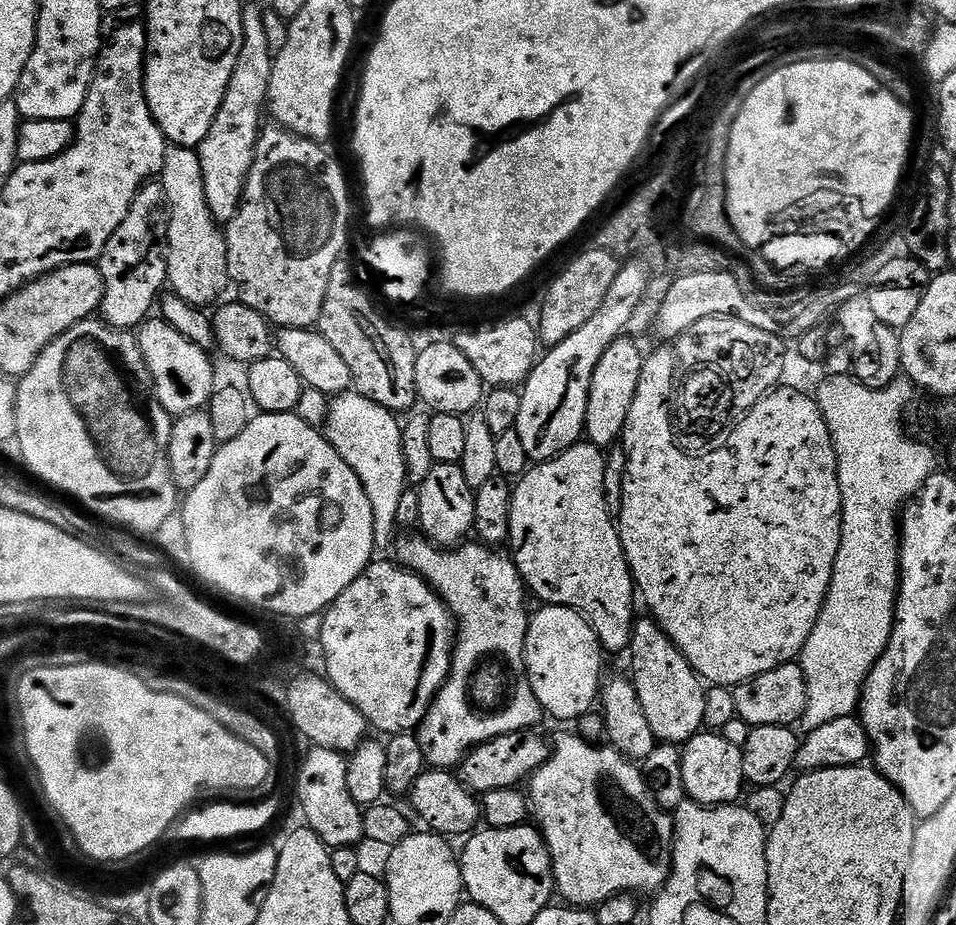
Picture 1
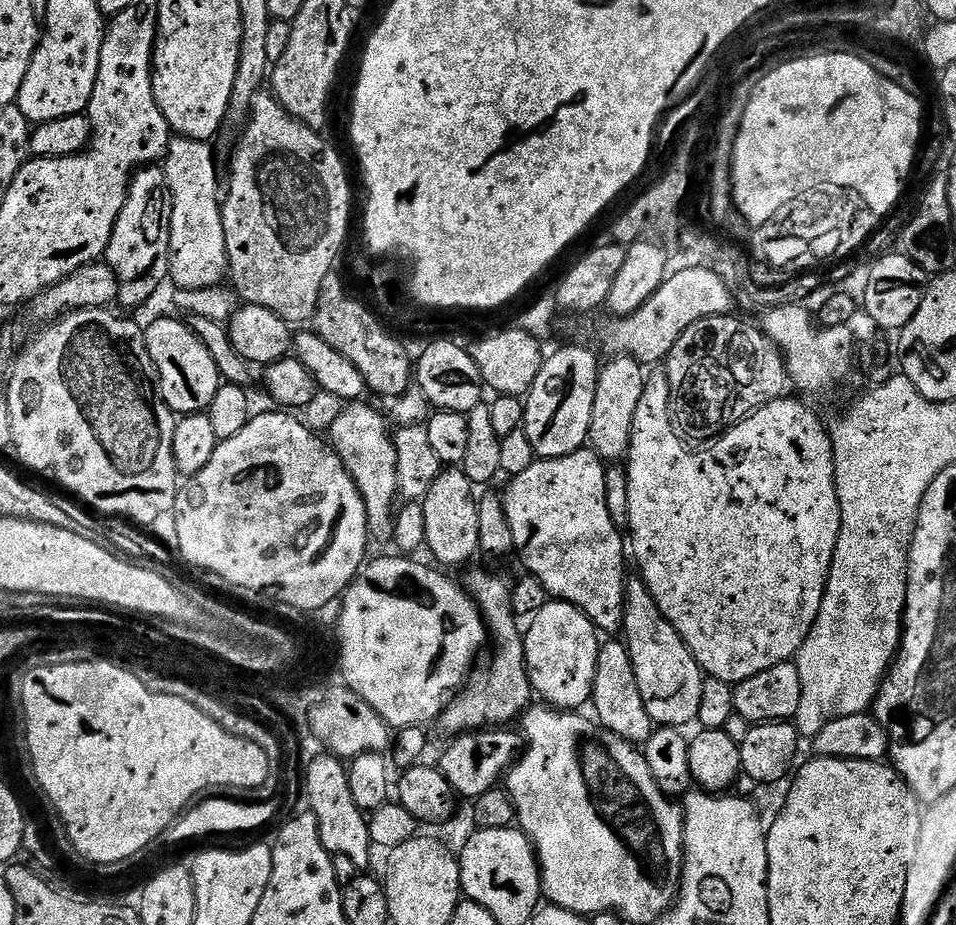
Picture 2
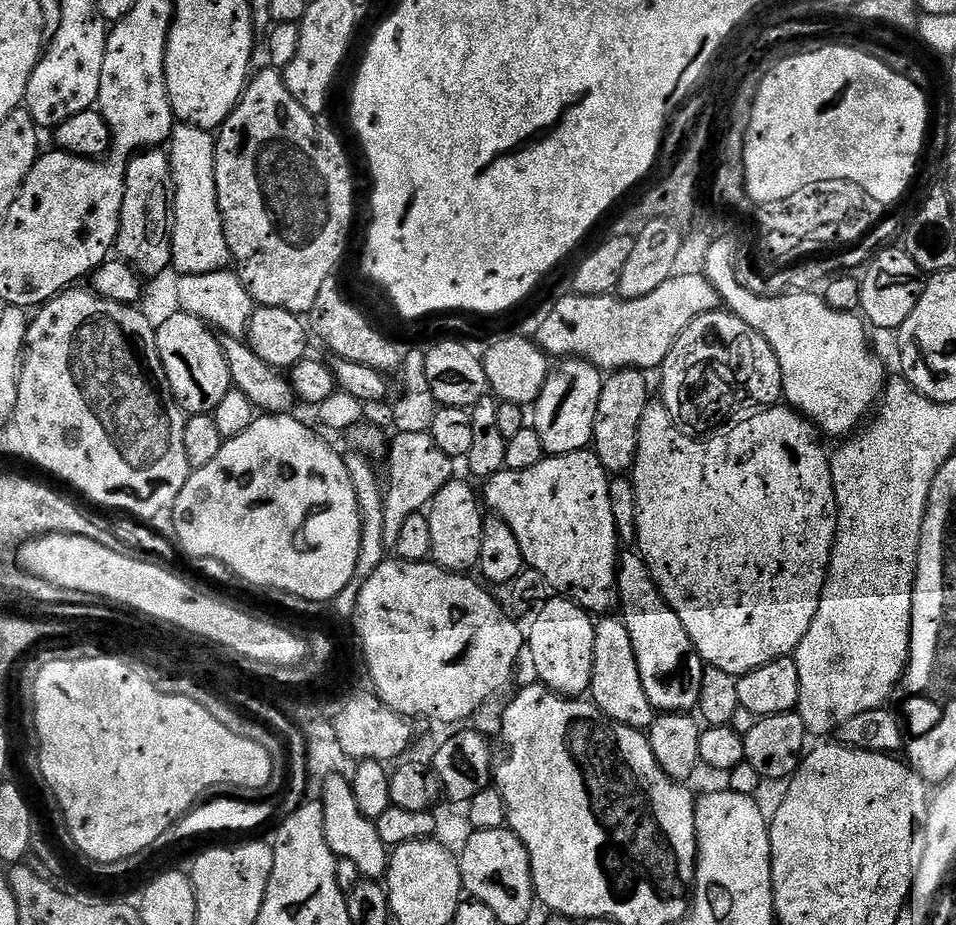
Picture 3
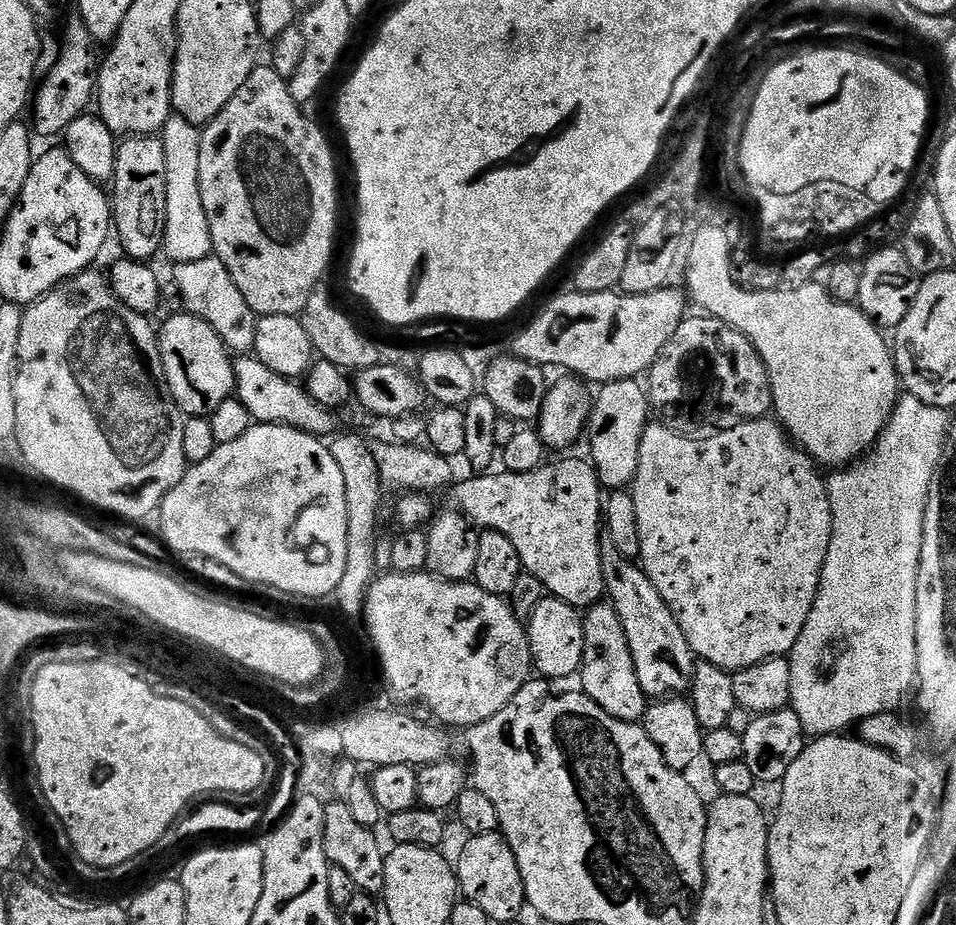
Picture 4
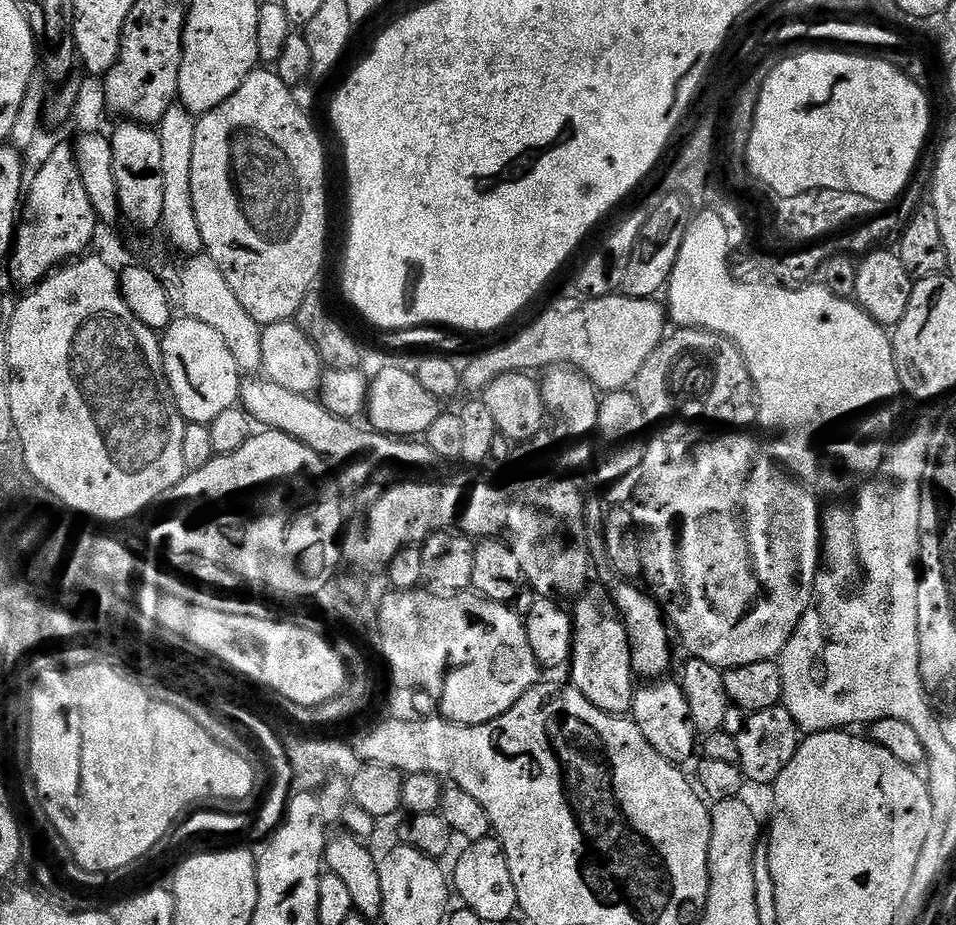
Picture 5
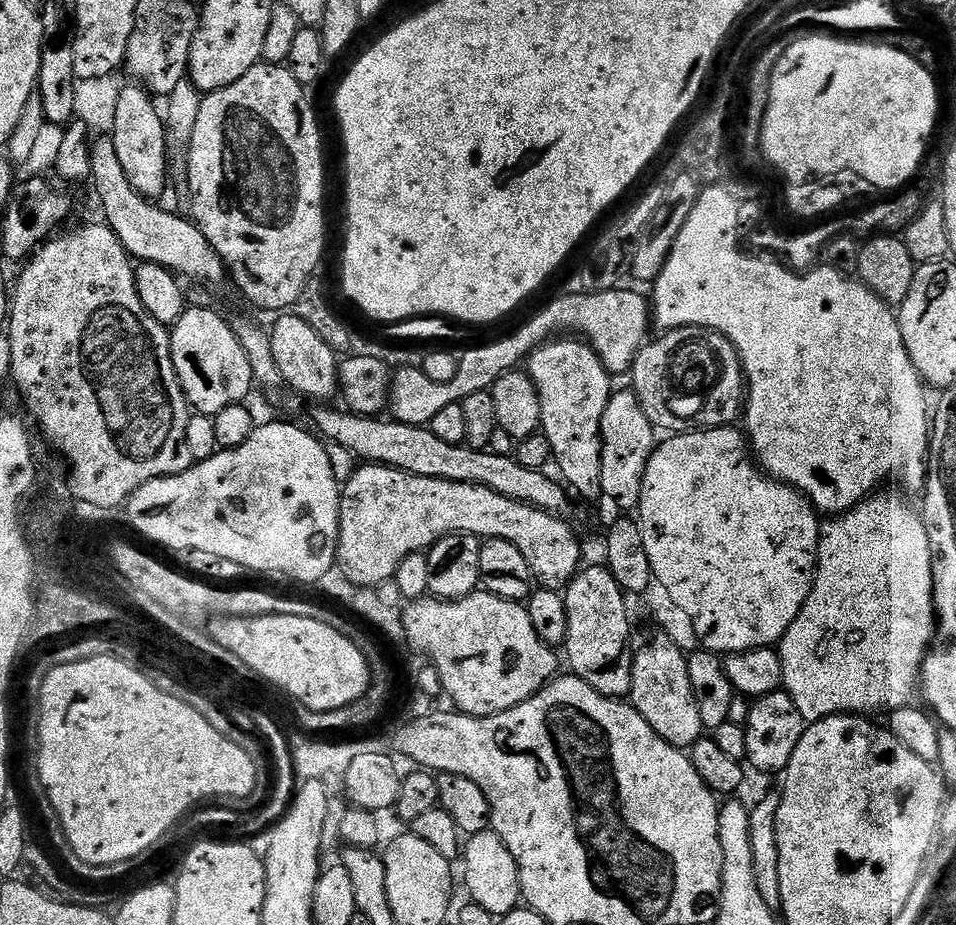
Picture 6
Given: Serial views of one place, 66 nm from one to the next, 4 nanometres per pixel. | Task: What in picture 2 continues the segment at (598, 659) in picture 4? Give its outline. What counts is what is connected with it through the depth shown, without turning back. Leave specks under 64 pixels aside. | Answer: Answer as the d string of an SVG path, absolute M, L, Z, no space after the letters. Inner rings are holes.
M605 643L601 647L590 704L591 707L596 707L594 716L600 727L618 734L618 738L642 746L652 737L654 725L650 714L646 714L646 702L642 702L642 694L638 690L638 678L634 678L634 666L623 643Z

